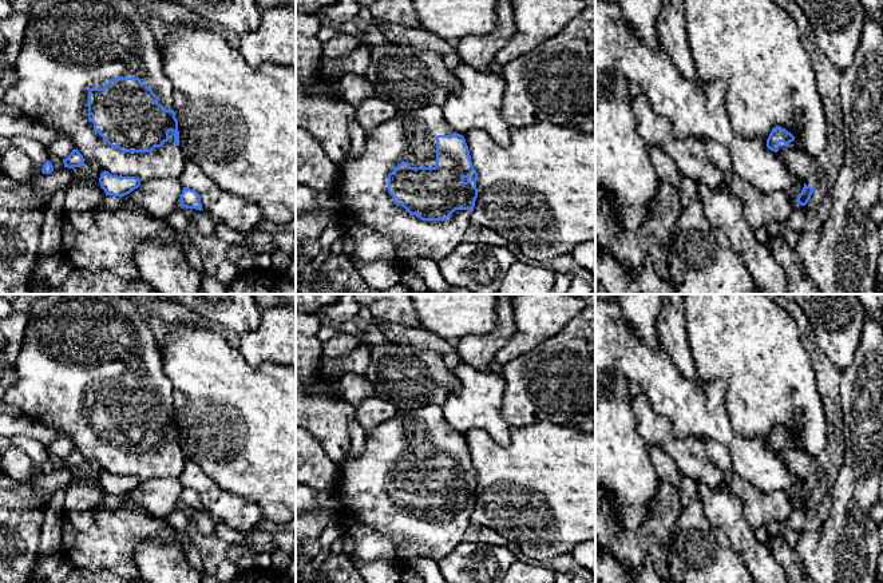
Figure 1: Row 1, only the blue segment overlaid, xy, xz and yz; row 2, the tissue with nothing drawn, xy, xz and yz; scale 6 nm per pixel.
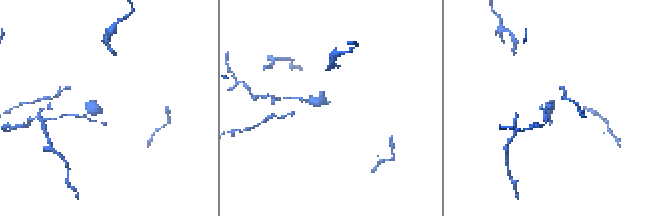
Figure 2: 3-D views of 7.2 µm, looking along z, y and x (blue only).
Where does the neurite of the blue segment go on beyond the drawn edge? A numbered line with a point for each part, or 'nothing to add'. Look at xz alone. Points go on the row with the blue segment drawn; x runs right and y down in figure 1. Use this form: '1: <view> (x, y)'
1: xz (380, 230)

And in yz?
1: yz (798, 162)

